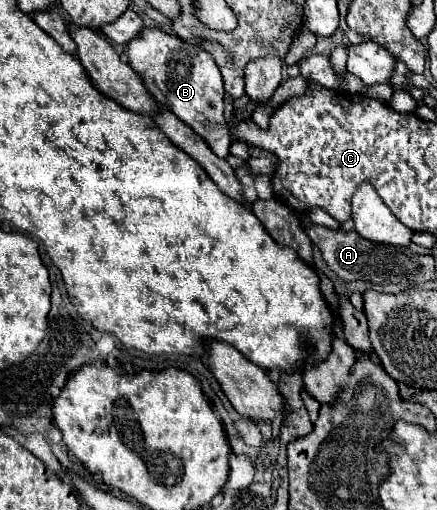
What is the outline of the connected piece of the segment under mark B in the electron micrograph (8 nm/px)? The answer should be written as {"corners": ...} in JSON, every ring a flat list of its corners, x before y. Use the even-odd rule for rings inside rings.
{"corners":[[144,27,138,37,126,45,128,63,144,79,144,85,152,97,168,111,172,111,180,121,192,127,218,157,228,157,230,133,224,119,224,85,222,75,210,53,202,47,172,37,160,29]]}

